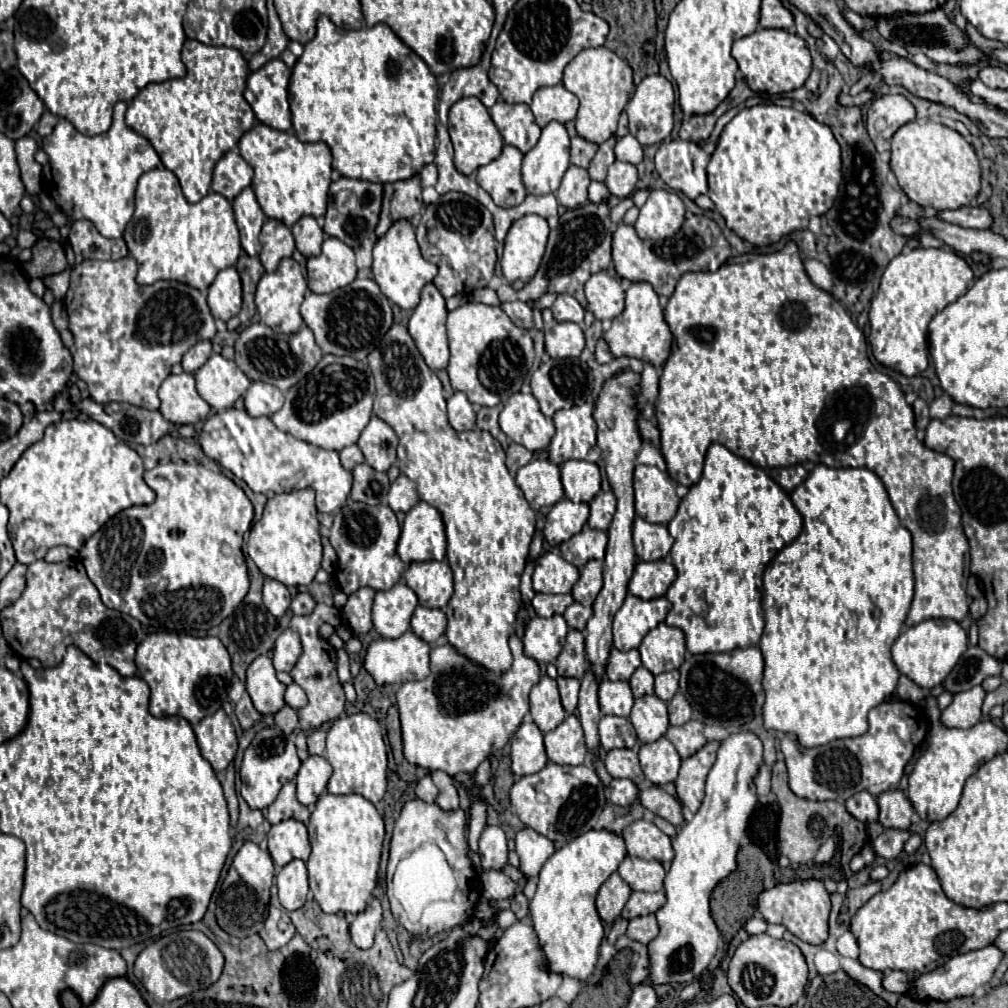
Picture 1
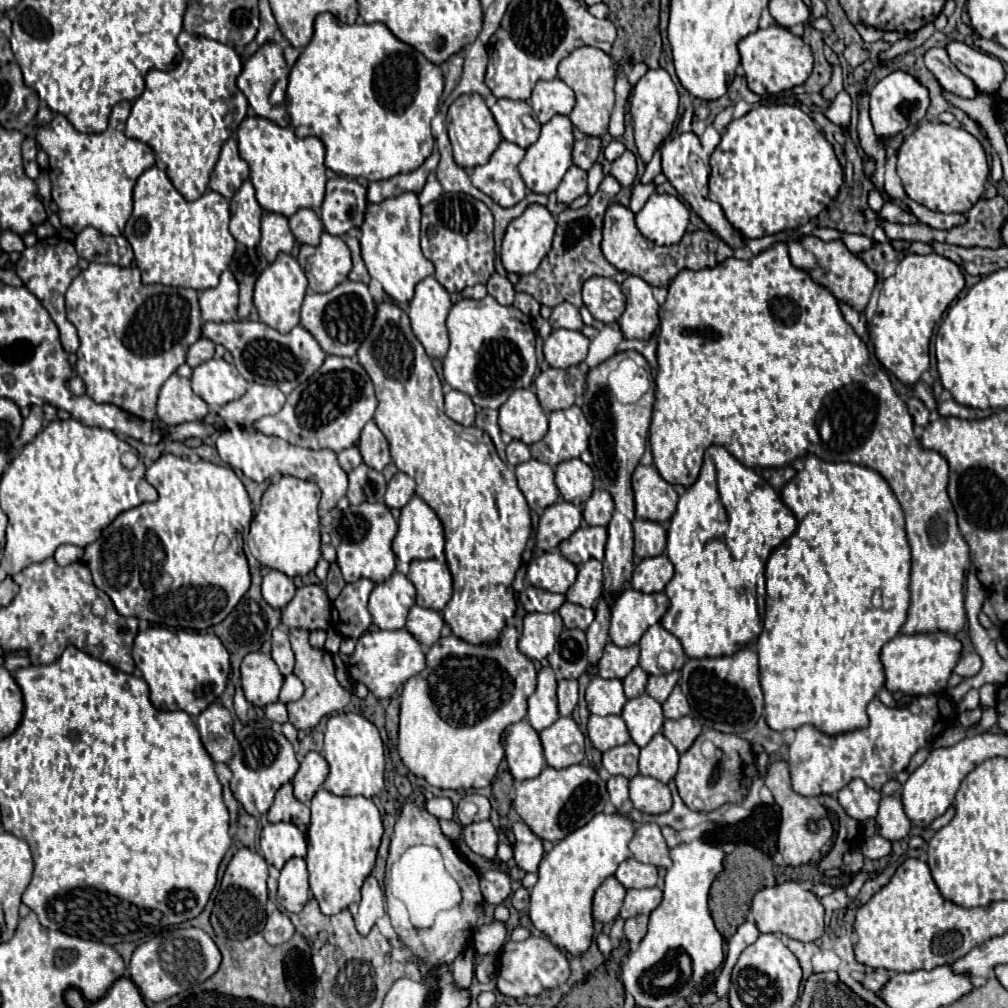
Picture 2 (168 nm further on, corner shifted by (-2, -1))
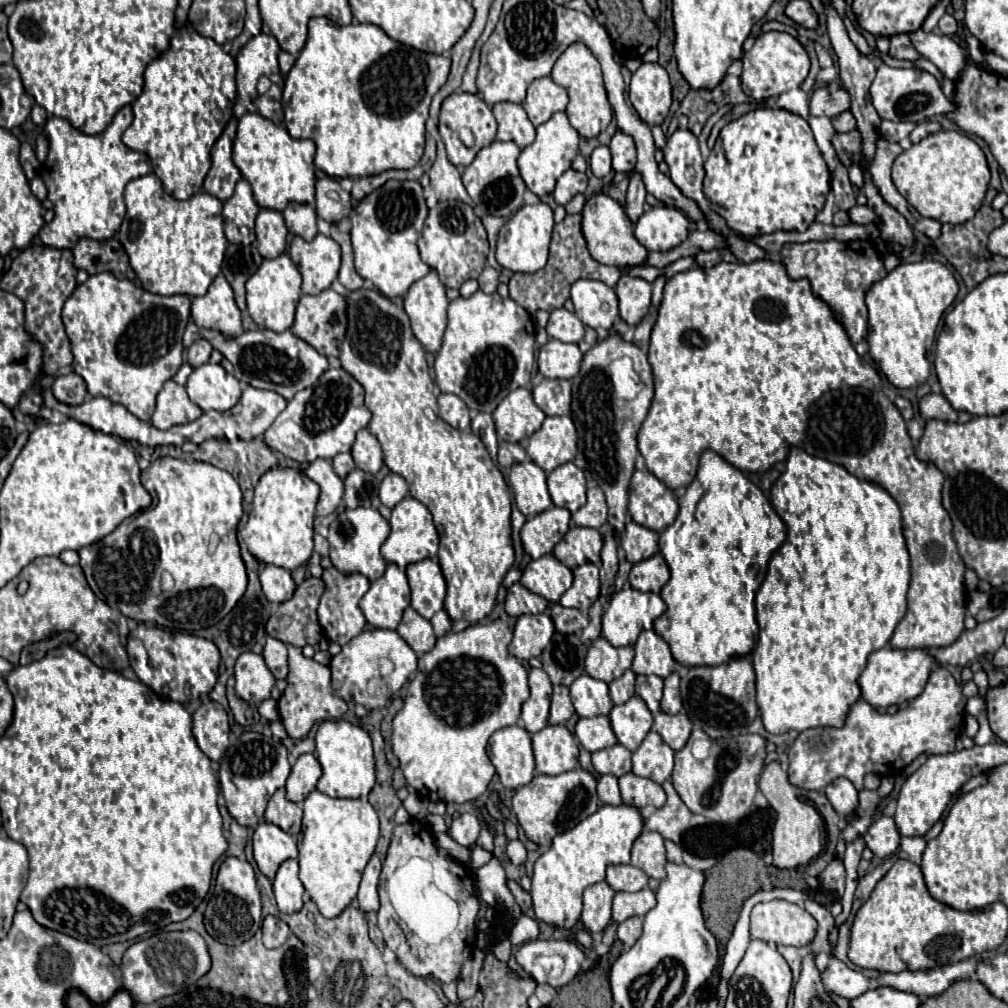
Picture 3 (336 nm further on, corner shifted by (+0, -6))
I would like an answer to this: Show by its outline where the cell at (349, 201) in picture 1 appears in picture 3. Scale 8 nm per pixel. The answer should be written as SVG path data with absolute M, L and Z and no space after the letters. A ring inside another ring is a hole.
M321 178L315 184L315 210L317 216L331 222L339 222L351 212L351 194L339 186L333 178Z

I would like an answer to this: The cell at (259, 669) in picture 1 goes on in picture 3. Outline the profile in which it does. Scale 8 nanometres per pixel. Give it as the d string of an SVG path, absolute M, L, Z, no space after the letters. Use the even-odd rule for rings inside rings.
M243 652L243 656L239 656L235 662L235 692L241 700L257 706L271 698L273 684L275 678L261 654Z

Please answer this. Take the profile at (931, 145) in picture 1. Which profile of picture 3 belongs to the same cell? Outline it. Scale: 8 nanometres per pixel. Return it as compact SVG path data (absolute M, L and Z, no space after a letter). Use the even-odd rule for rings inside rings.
M935 132L901 152L893 162L893 184L899 194L925 218L937 222L961 224L975 216L981 208L991 172L983 150L963 132Z

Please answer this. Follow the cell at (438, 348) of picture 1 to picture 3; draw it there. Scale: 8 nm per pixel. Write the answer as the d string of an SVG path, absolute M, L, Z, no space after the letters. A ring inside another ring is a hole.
M429 270L429 274L421 280L417 280L405 294L405 312L411 320L411 328L413 334L417 336L417 340L423 344L423 348L427 352L439 352L441 342L443 342L443 332L447 326L447 296L445 296L445 286L441 284L439 276L435 270Z

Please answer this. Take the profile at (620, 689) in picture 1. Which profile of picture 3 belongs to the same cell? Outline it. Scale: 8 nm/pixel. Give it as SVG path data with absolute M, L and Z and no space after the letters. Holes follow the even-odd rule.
M587 674L579 676L571 686L571 702L579 716L599 716L609 714L613 708L613 702L609 698L609 688L605 682L595 680Z

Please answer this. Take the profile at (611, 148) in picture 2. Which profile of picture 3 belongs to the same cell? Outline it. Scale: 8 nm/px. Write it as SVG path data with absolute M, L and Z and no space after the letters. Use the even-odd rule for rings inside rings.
M597 146L593 150L591 160L589 160L589 168L591 168L593 176L597 176L597 178L605 178L611 172L611 154L609 154L607 146Z

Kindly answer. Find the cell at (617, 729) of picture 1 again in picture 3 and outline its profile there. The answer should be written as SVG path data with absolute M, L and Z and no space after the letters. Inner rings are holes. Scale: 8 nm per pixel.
M607 716L579 718L579 722L575 724L575 736L577 736L579 744L589 752L609 748L609 746L613 746L617 742Z

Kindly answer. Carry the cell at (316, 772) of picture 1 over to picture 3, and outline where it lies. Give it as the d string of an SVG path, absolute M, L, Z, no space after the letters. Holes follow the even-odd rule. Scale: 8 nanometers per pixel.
M301 754L287 778L287 800L301 804L321 778L321 764L315 754Z

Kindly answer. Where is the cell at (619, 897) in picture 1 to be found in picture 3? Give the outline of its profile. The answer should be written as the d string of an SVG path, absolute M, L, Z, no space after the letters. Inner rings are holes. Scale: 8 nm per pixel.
M597 882L583 892L581 922L589 932L603 932L611 922L611 902L615 890L607 882Z

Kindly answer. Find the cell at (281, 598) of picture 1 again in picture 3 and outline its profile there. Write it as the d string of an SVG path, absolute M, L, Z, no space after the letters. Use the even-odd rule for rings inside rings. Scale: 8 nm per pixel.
M267 564L261 570L259 578L261 578L261 586L263 586L263 592L265 592L267 600L273 602L273 604L281 604L281 602L289 600L295 592L295 586L297 586L293 582L289 570L273 566L273 564Z

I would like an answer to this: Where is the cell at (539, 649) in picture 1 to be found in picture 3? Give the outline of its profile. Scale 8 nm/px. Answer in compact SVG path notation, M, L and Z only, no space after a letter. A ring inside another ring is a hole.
M523 614L517 618L513 640L511 640L511 654L517 660L529 660L533 656L541 656L545 646L549 644L555 632L553 620L549 614Z

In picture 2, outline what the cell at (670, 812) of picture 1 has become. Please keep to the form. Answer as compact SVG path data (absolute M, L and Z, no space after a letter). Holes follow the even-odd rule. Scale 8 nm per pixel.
M635 775L631 779L629 795L631 795L631 803L637 811L651 813L651 815L667 813L673 805L669 787L661 781L653 779L653 777L645 777L645 775Z

